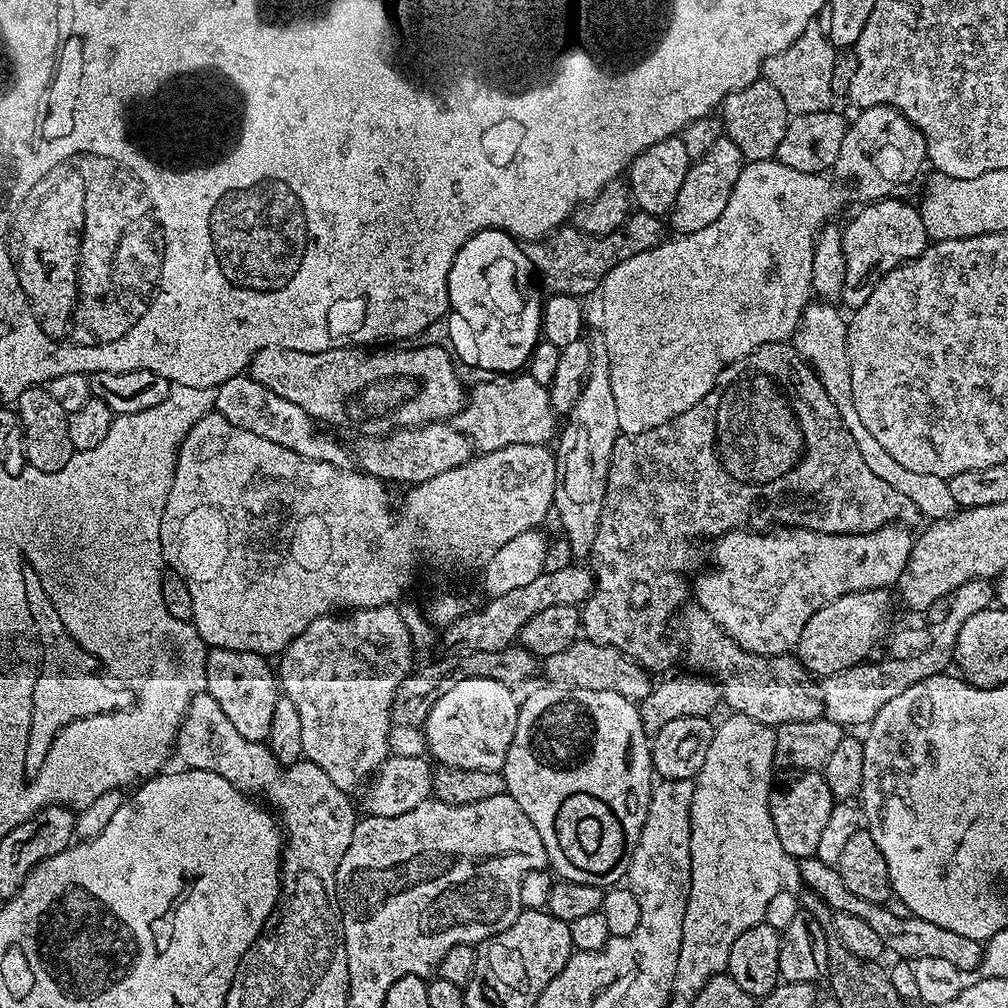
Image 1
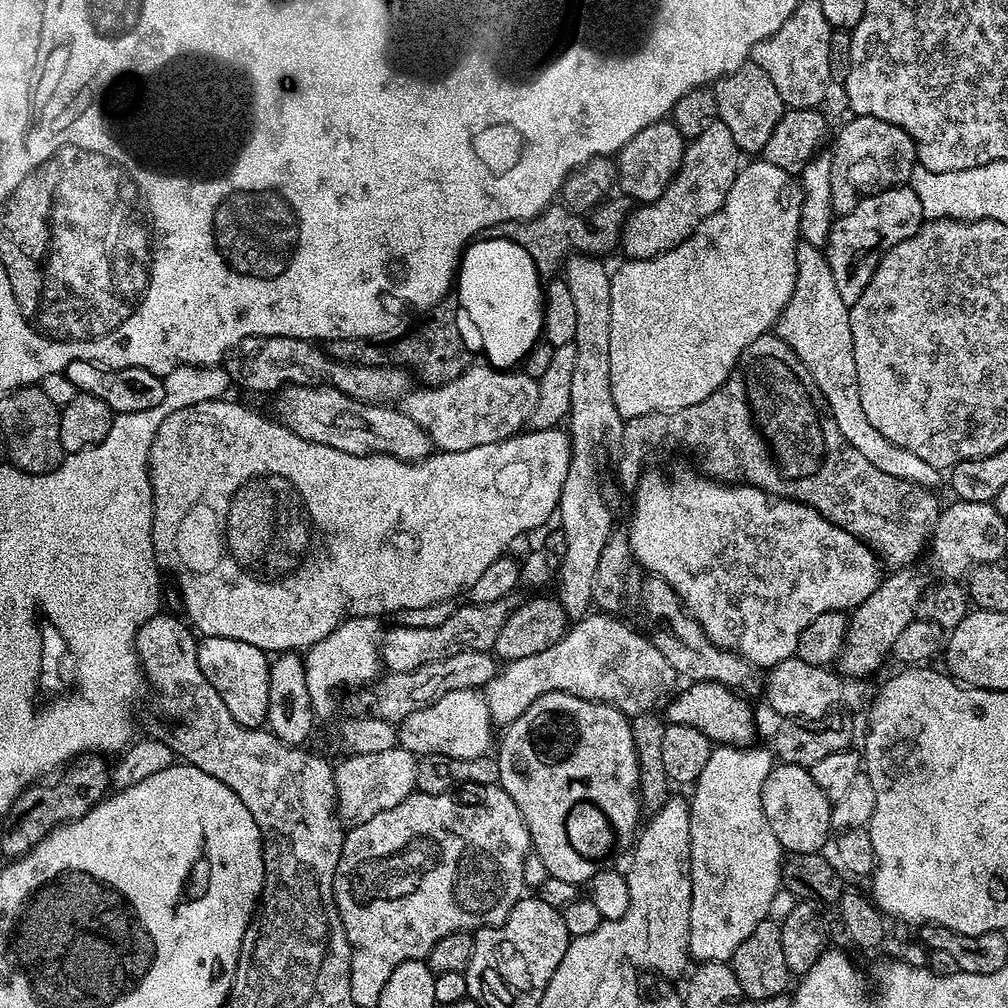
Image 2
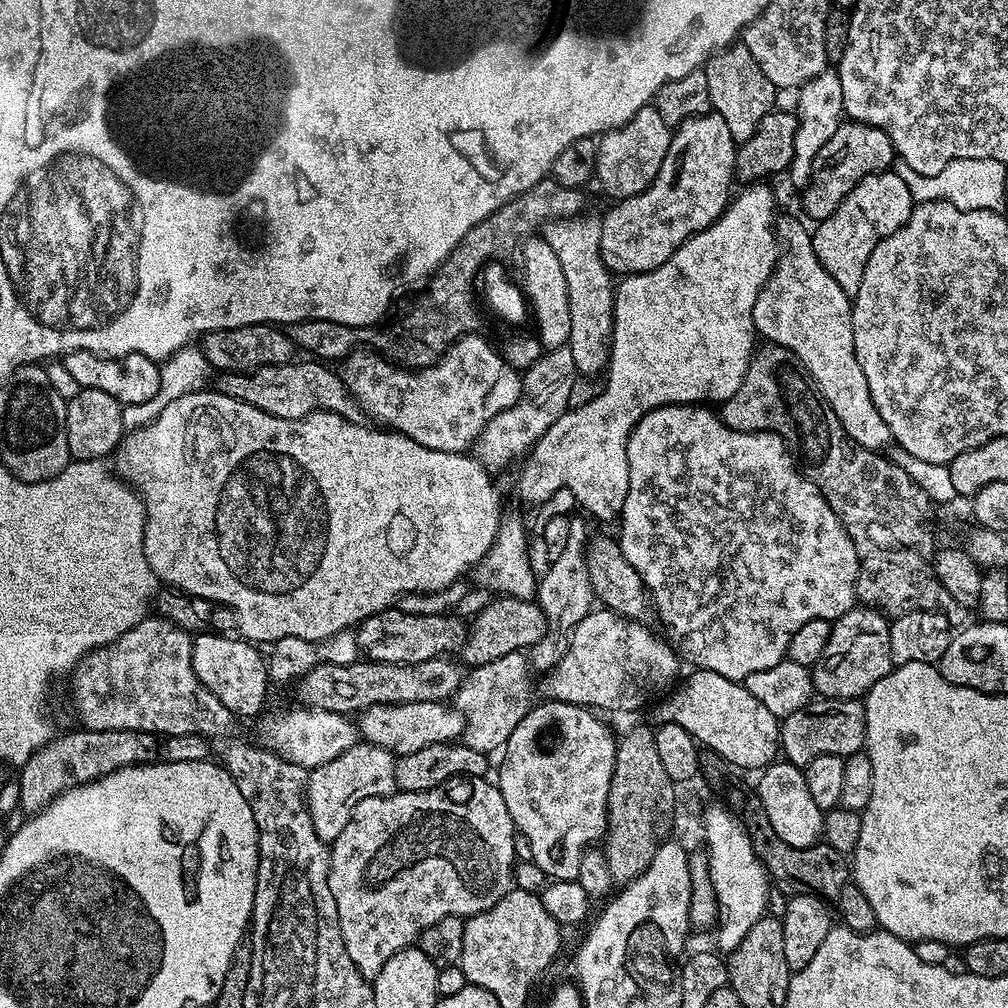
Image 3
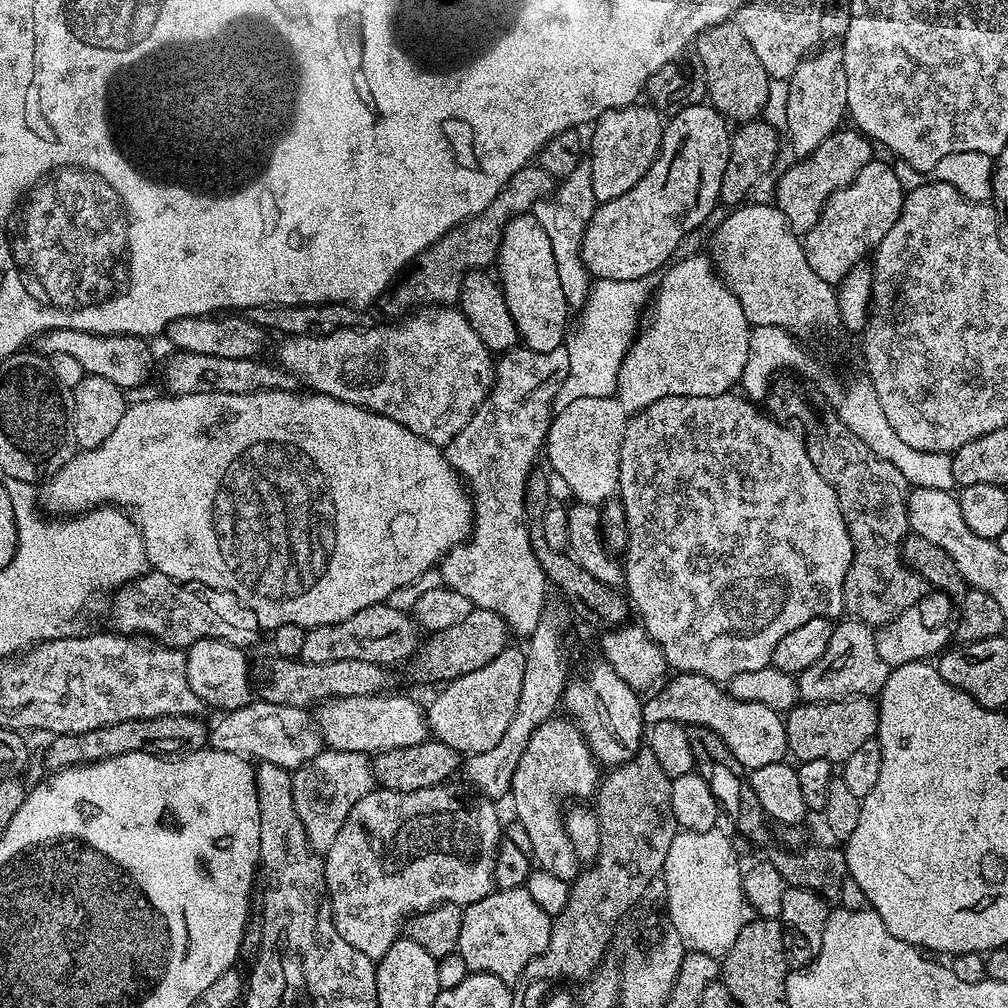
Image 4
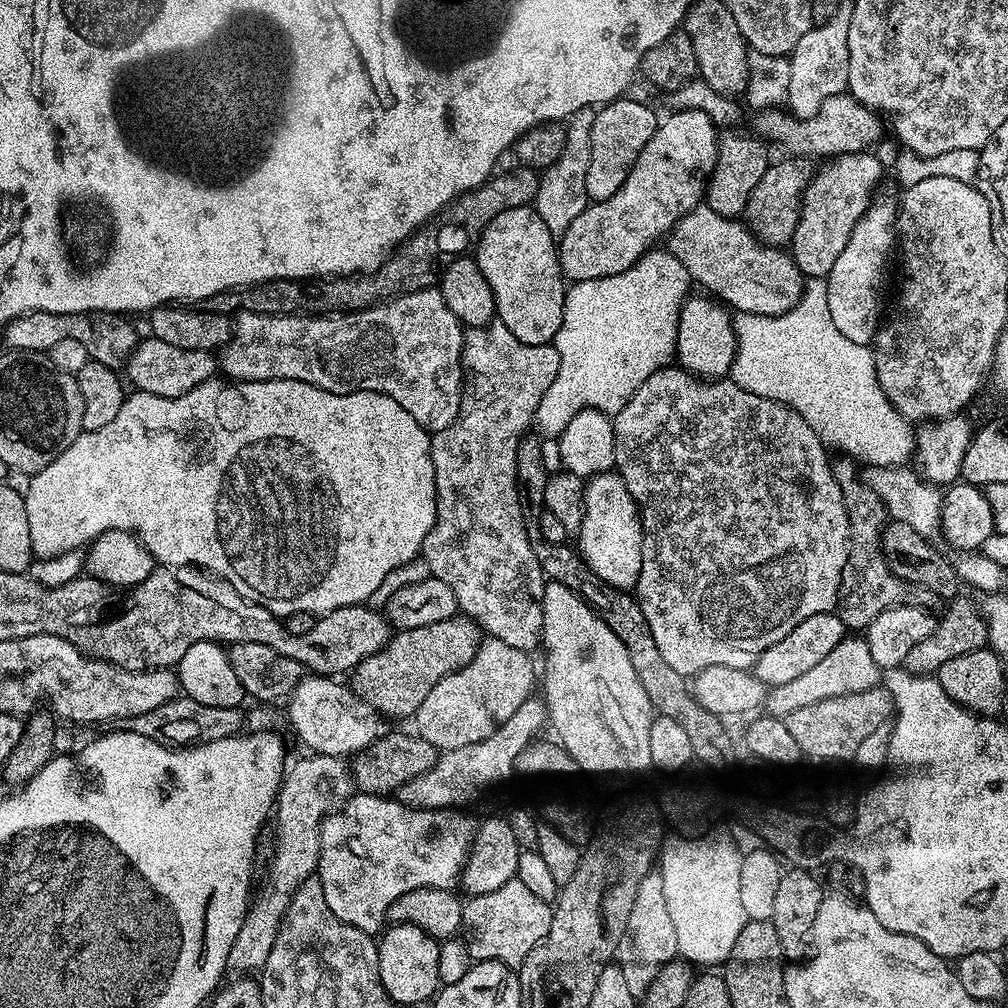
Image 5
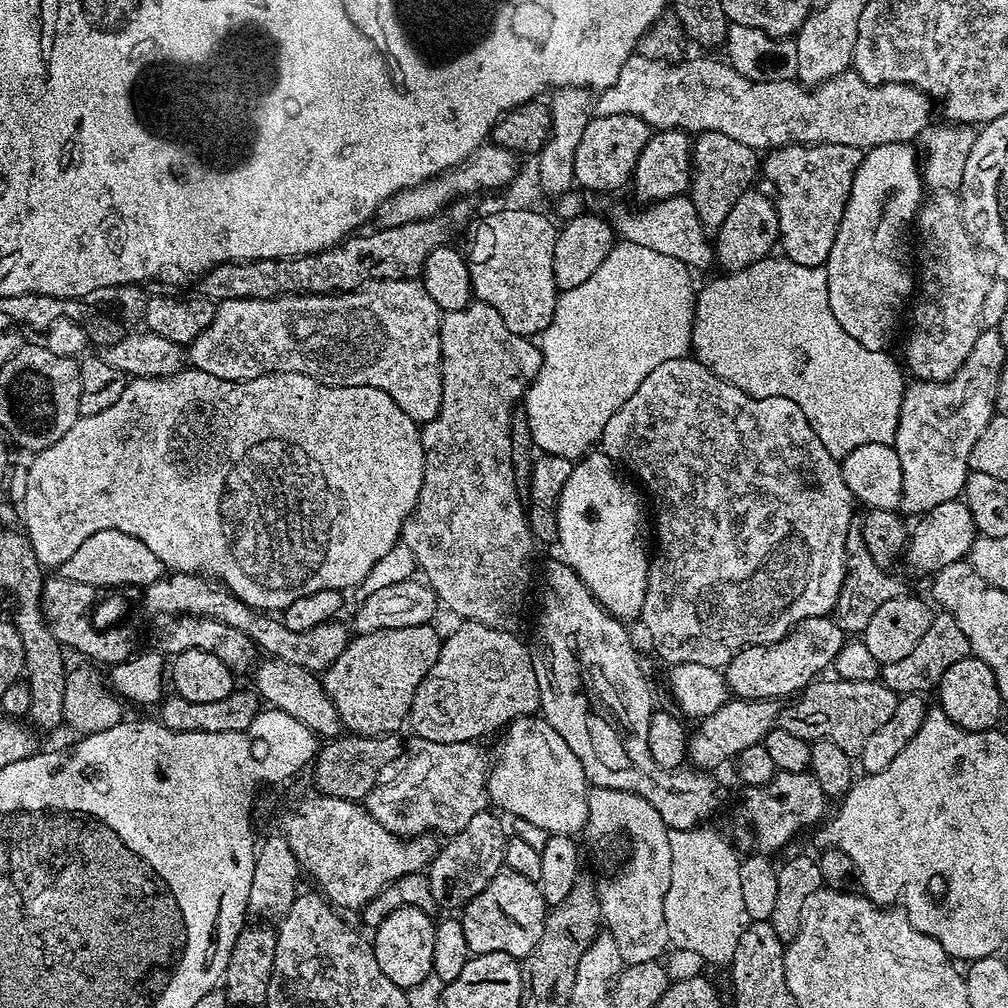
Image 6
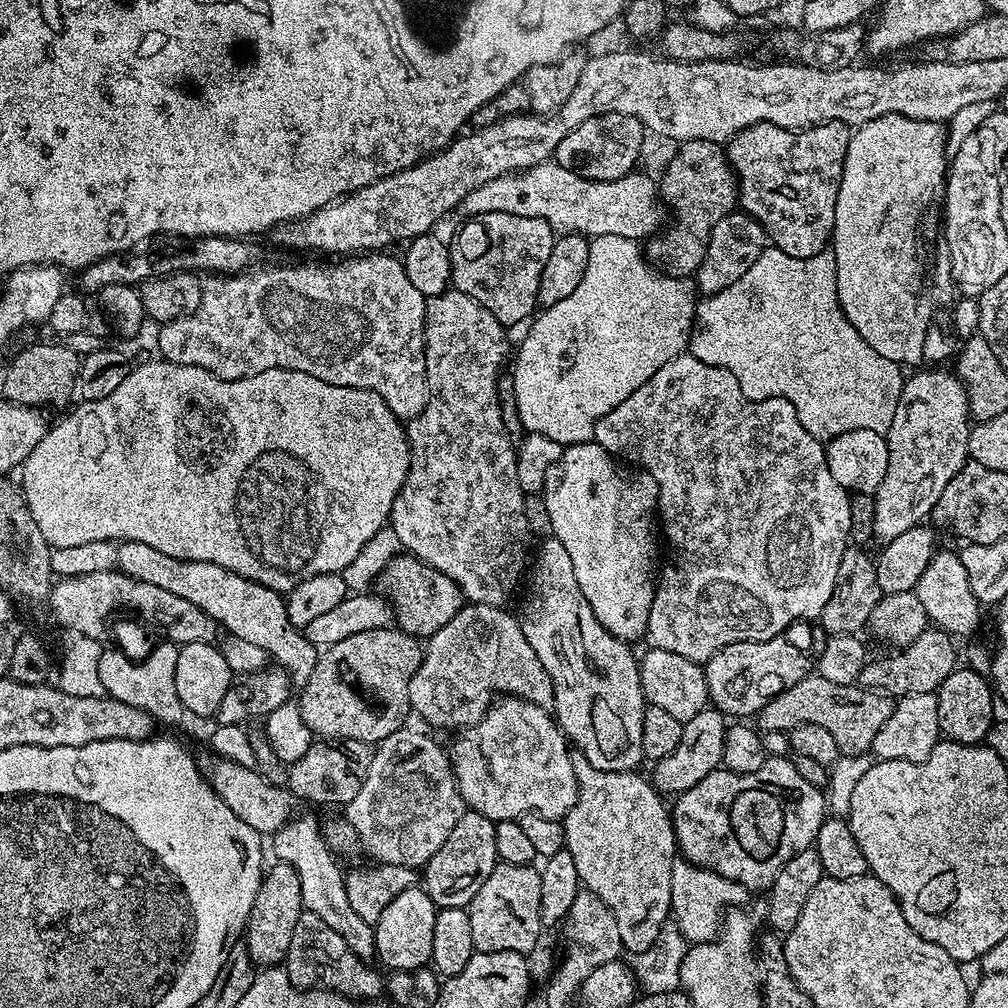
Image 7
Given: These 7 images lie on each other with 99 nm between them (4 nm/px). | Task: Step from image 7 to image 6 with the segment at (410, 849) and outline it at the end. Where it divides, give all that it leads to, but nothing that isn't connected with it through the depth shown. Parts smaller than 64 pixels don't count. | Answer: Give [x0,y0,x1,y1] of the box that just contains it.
[366,738,490,838]

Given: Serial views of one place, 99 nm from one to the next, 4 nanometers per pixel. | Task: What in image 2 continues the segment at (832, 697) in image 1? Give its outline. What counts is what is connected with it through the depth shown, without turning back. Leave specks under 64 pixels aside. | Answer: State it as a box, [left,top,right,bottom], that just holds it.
[762,658,874,720]

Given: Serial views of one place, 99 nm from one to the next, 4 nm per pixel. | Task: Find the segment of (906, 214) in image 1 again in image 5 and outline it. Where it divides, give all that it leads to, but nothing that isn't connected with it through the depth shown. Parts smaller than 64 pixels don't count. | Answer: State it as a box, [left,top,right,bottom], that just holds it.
[790,150,884,278]

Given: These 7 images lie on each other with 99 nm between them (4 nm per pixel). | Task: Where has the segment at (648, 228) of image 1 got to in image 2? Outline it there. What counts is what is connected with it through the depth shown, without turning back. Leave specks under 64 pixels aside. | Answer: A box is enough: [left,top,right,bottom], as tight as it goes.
[498,198,630,273]

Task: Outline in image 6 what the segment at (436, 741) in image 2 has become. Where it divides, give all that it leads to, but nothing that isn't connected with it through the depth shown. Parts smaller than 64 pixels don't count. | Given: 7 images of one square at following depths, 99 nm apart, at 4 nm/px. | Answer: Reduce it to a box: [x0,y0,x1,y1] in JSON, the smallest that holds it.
[254,658,341,738]

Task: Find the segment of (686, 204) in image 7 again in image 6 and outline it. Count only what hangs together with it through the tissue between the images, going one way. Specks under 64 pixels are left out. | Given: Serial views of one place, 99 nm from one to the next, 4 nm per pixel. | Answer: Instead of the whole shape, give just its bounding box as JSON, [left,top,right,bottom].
[690,132,758,230]

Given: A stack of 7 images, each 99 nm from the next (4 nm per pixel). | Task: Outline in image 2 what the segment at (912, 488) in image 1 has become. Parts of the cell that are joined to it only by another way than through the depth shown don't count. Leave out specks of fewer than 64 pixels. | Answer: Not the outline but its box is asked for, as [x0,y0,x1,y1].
[774,243,941,489]

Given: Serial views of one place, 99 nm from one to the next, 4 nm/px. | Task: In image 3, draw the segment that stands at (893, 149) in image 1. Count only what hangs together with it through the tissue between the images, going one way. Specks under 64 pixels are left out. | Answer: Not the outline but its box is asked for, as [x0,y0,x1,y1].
[803,122,894,222]

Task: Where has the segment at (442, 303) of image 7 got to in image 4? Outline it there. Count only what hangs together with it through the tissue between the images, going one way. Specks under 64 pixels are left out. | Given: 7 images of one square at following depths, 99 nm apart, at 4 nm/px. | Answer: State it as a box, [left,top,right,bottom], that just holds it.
[438,346,570,637]

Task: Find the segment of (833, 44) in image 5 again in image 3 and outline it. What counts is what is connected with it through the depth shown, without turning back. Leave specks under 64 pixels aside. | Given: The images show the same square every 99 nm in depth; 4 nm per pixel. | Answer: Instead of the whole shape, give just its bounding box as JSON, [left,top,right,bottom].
[786,70,845,189]

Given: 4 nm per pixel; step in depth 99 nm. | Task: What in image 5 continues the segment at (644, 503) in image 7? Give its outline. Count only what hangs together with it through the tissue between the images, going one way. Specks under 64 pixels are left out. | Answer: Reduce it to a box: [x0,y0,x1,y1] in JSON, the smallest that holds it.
[578,470,644,589]

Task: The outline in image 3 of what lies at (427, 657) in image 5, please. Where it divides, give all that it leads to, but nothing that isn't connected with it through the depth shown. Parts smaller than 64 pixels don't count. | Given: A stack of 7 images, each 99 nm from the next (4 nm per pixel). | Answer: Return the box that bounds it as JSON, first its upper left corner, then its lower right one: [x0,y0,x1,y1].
[462,596,547,668]

